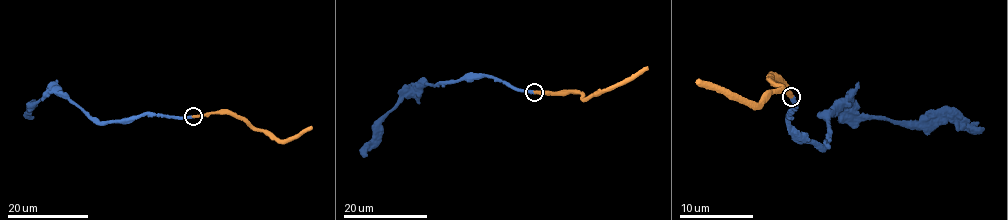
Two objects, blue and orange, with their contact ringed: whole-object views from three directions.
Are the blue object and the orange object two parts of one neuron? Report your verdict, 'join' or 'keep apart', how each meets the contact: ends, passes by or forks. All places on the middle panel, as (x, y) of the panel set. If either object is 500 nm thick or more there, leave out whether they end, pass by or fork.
join; blue ends; orange ends

